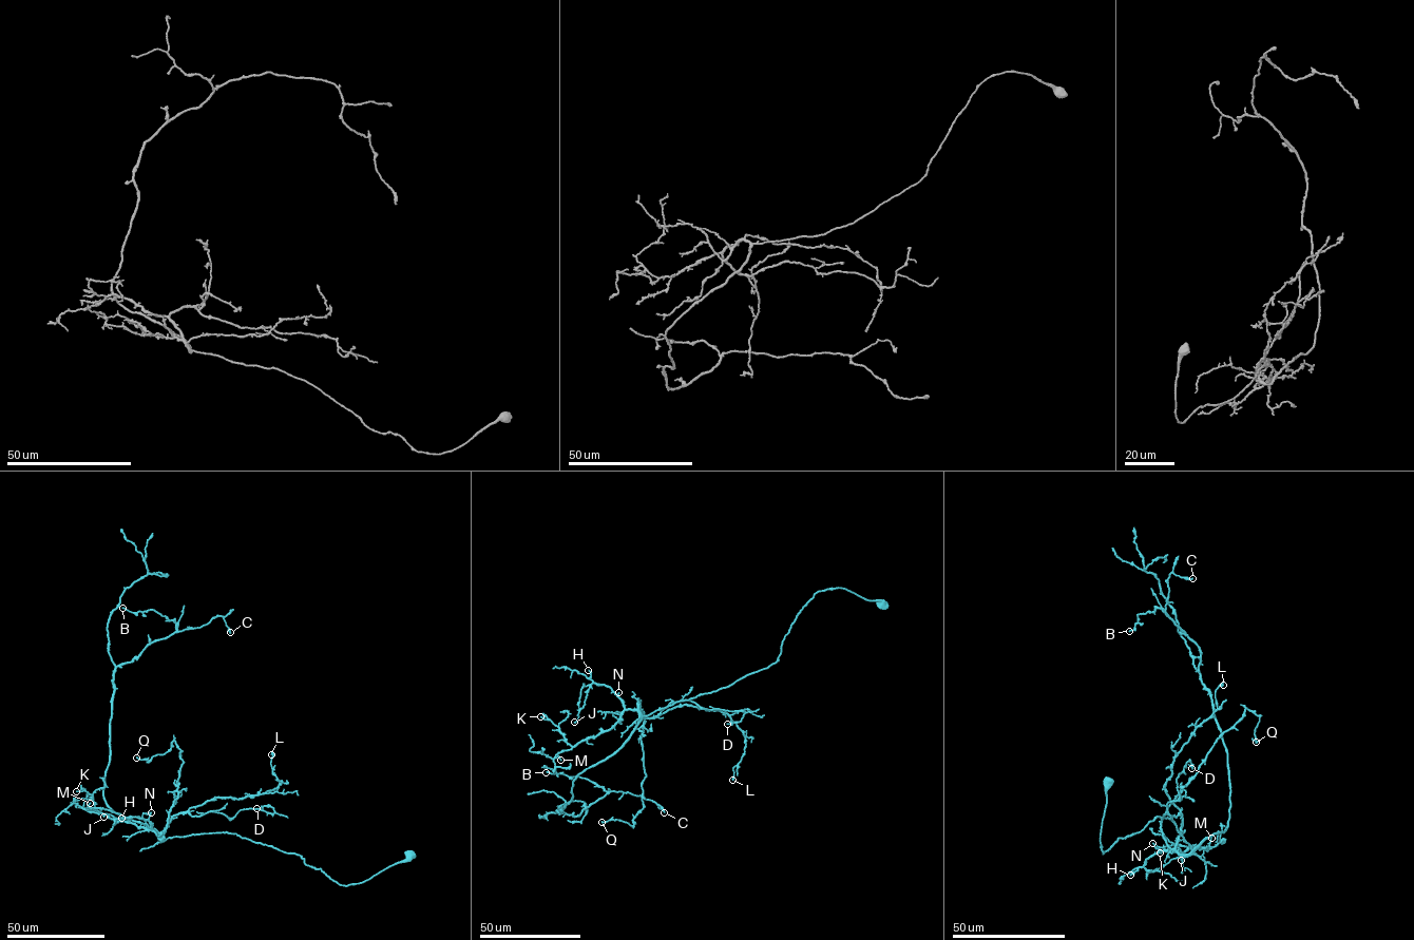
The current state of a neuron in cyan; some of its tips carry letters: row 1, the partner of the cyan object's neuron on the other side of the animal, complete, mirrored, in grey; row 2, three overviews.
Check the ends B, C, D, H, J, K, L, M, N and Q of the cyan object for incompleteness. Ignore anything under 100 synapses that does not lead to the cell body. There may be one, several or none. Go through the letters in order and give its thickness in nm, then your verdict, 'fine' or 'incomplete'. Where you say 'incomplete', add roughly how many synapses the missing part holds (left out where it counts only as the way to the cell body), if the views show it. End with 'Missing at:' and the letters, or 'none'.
B: calibre 170 nm; fine
C: calibre 170 nm; fine
D: calibre 110 nm; fine
H: calibre 150 nm; fine
J: calibre 140 nm; fine
K: calibre 120 nm; fine
L: calibre 320 nm; fine
M: calibre 160 nm; fine
N: calibre 130 nm; fine
Q: calibre 240 nm; fine
Missing at: none

